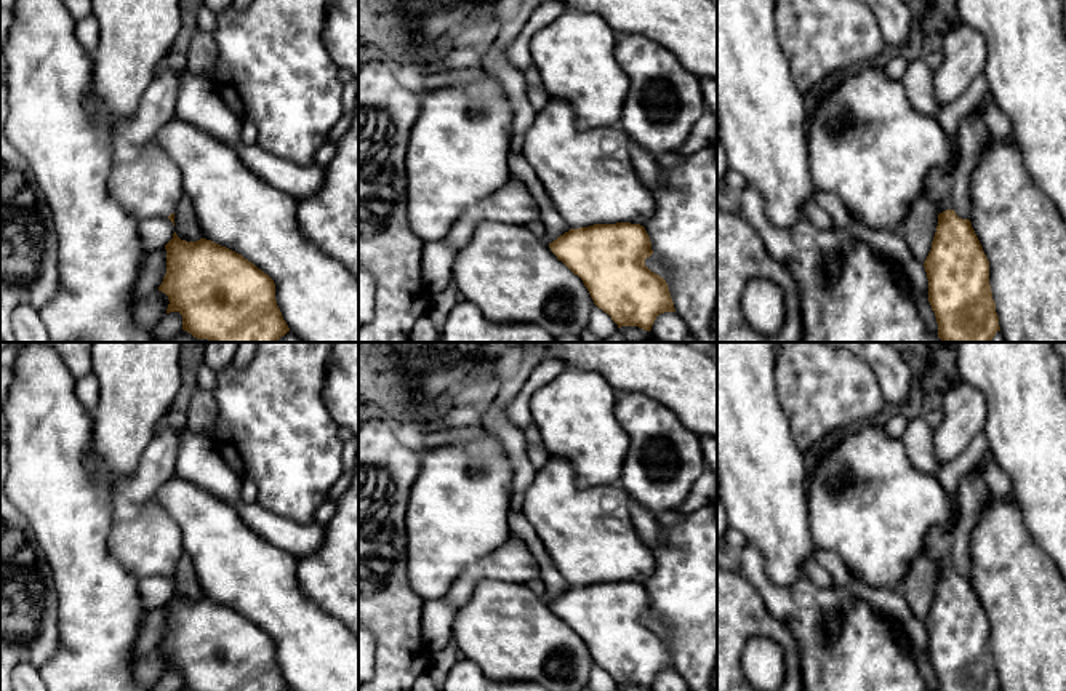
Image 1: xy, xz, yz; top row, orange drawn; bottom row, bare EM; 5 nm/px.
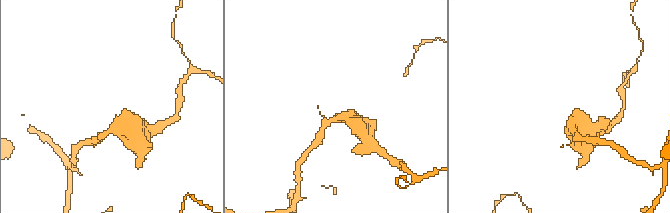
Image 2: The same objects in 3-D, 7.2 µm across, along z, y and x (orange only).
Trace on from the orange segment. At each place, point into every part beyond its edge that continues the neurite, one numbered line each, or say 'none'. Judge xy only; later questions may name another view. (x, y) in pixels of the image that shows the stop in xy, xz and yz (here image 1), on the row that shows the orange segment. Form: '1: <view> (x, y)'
1: xy (148, 183)

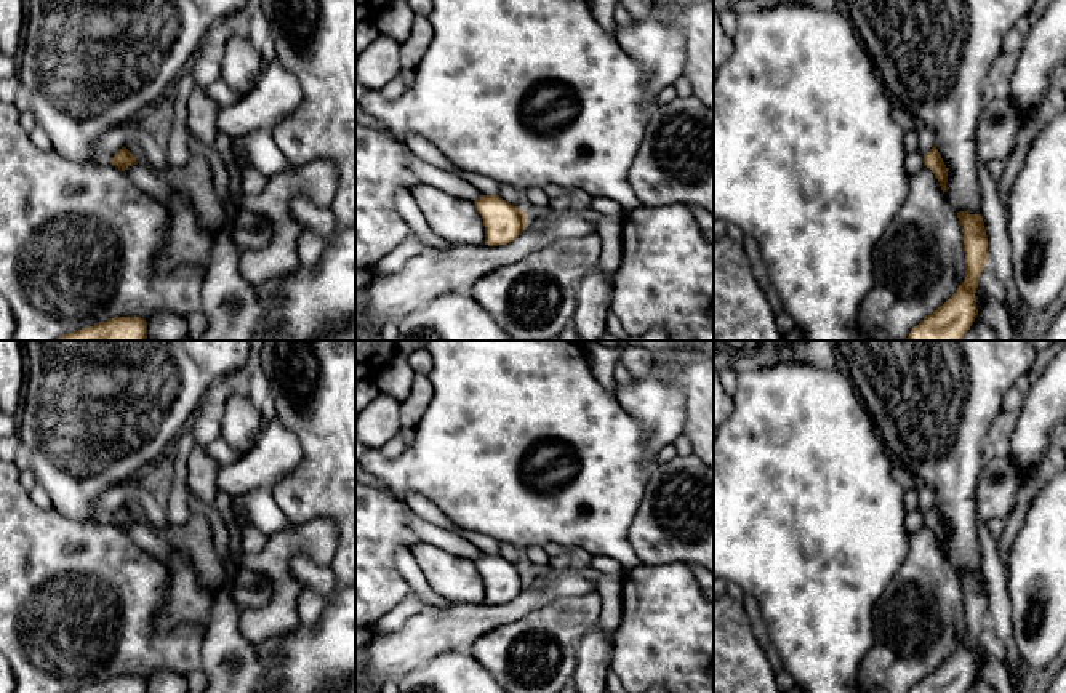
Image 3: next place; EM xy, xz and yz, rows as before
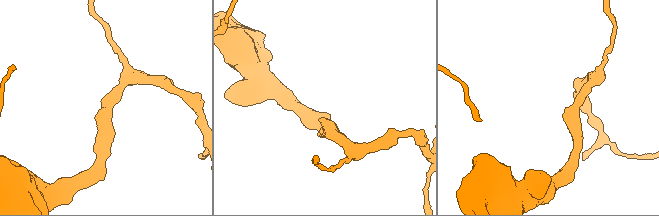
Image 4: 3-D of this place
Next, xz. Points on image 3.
none

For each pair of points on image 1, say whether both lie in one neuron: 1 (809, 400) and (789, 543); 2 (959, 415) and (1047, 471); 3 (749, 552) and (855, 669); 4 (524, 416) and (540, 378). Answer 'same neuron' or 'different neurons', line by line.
1: different neurons
2: different neurons
3: same neuron
4: same neuron

